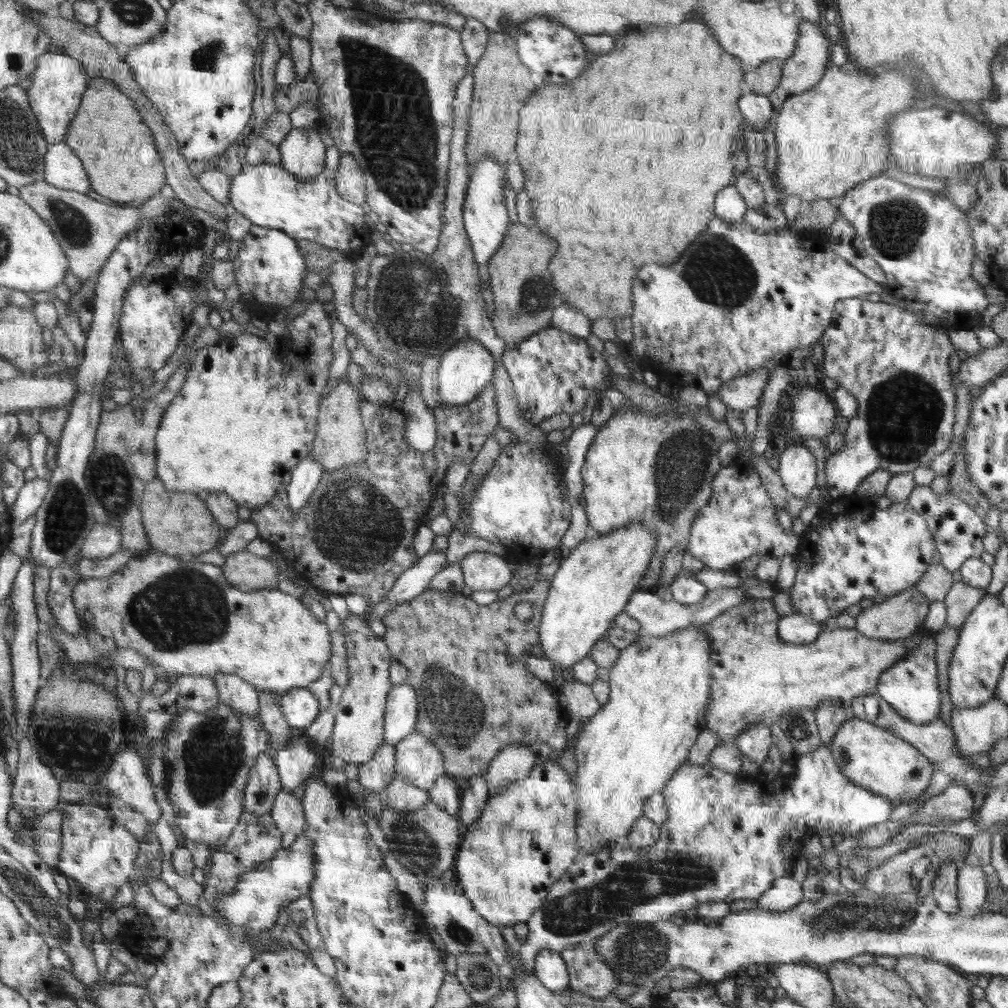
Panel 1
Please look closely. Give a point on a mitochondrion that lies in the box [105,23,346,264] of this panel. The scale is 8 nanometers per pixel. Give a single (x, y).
(207, 58)

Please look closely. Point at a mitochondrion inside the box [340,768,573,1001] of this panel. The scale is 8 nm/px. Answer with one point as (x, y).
(419, 848)

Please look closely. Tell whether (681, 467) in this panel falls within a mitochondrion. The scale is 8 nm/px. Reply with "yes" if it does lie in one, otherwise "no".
yes

